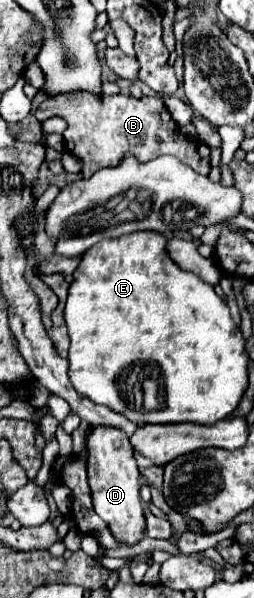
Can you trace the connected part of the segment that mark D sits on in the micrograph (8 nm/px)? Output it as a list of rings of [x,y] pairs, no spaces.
[[[91,428],[87,436],[87,448],[89,448],[87,472],[95,512],[105,520],[117,542],[127,546],[139,544],[145,534],[145,516],[139,498],[141,474],[133,458],[133,446],[129,442],[129,436],[123,436],[123,432],[119,432],[117,428]]]

